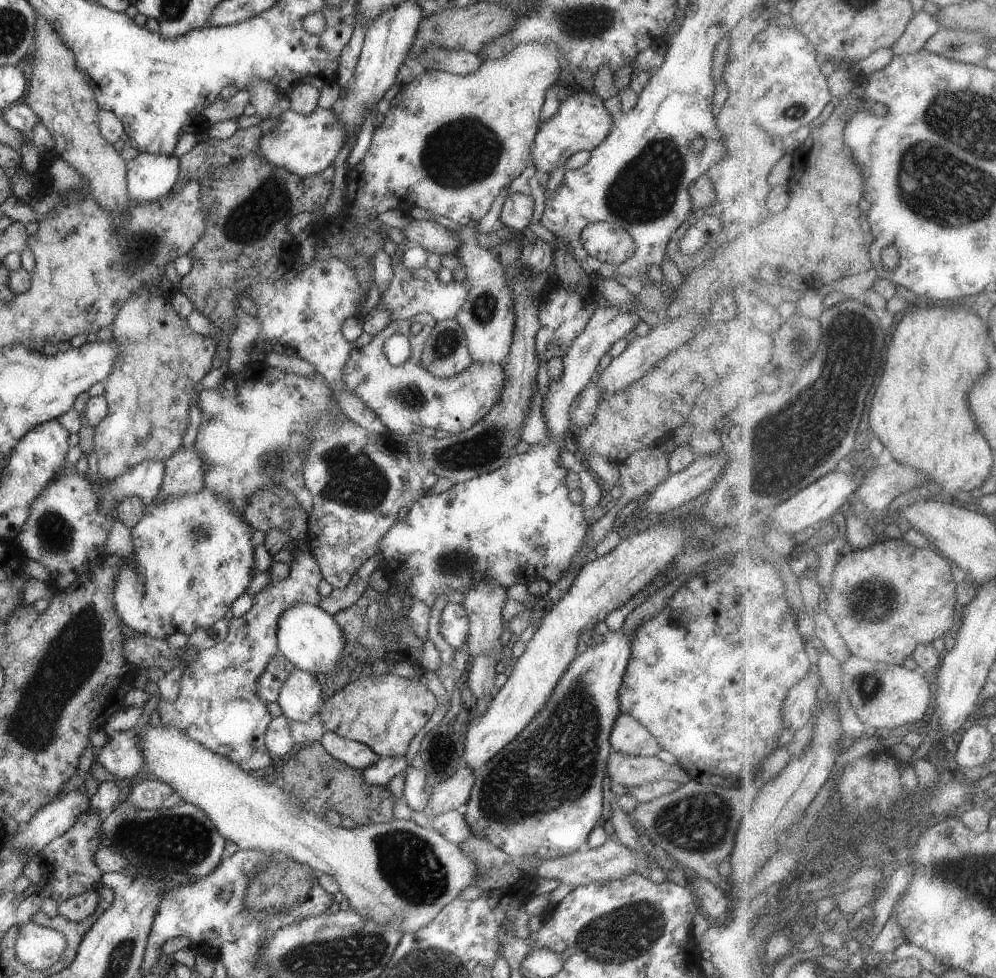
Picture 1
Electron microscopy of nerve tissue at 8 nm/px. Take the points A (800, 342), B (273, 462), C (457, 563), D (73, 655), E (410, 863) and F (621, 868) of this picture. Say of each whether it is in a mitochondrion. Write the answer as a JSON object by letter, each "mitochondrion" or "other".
{"A":"mitochondrion","B":"mitochondrion","C":"mitochondrion","D":"mitochondrion","E":"mitochondrion","F":"other"}

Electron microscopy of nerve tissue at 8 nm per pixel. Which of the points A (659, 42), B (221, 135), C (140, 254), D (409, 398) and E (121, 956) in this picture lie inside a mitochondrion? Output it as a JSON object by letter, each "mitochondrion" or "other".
{"A":"other","B":"other","C":"mitochondrion","D":"mitochondrion","E":"mitochondrion"}

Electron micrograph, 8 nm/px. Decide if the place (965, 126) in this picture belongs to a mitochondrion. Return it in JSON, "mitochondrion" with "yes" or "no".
{"mitochondrion":"yes"}

